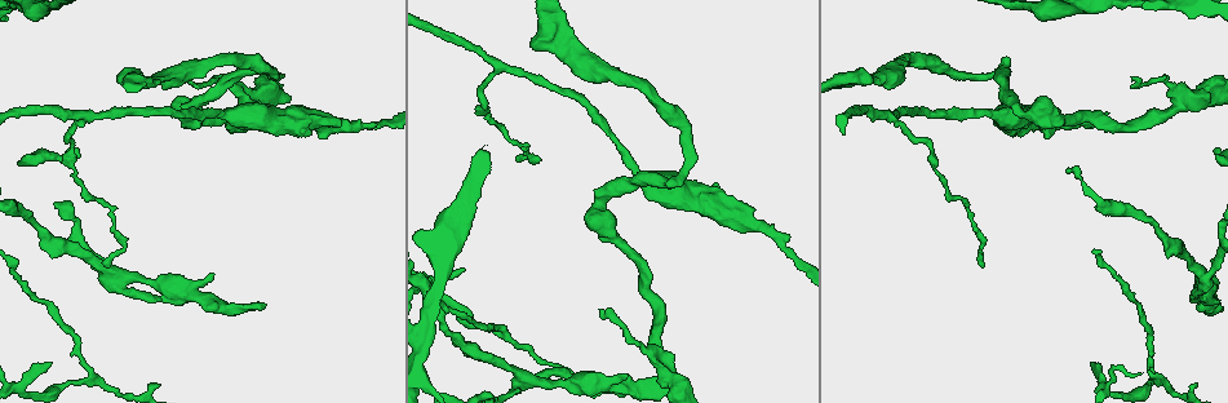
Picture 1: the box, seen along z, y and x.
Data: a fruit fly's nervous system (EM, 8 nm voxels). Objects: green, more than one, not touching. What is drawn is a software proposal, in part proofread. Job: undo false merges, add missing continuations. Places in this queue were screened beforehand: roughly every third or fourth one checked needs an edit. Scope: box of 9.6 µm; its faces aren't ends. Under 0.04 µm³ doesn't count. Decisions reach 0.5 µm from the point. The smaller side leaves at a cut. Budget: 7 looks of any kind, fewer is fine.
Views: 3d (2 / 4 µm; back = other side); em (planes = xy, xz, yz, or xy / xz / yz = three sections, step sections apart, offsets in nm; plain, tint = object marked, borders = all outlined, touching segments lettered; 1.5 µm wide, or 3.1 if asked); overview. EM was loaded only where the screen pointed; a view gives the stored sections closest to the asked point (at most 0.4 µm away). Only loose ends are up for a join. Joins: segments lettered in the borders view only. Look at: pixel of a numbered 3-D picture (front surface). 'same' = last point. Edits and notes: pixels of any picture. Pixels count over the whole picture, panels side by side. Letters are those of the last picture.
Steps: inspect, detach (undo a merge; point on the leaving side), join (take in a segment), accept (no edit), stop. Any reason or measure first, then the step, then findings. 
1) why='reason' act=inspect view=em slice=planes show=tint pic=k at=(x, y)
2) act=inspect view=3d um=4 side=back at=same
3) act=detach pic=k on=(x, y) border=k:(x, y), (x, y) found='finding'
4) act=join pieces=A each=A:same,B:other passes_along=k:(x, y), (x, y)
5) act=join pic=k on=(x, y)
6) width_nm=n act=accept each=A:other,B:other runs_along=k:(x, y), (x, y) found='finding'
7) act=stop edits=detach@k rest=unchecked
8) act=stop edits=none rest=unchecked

why='an open end' act=inspect view=3d um=2 pic=1 at=(462, 268)

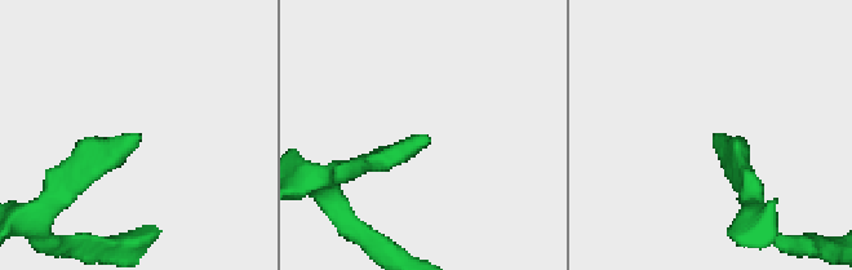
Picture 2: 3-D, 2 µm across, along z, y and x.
why='shape alone is not enough' act=inspect view=em slice=planes show=borders pic=2 at=(423, 137)

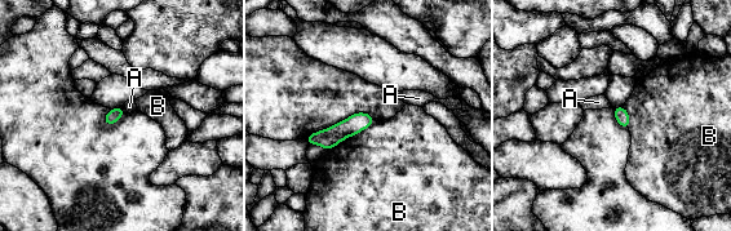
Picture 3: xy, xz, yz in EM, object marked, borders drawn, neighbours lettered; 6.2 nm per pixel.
longest_contact=B:360nm act=accept each=A:other,B:other border=3:(122, 107), (127, 112) found='no lettered segment goes on from it'

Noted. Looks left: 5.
act=inspect view=em slice=planes show=borders pic=1 at=(107, 267)

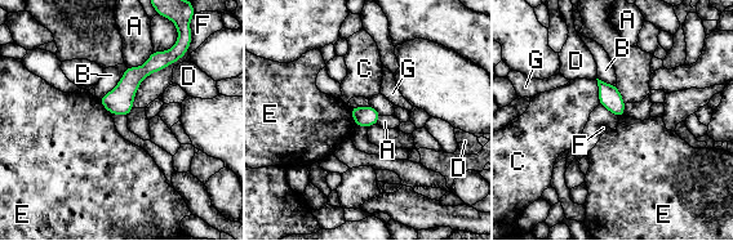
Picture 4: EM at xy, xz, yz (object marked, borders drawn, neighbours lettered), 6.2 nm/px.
width_nm=130 act=accept each=A:other,B:other,C:other,D:other,E:other,F:other,G:other found='none of them fits'

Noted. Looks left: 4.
why='branch stops here' act=inspect view=em slice=planes show=borders pic=1 at=(624, 376)

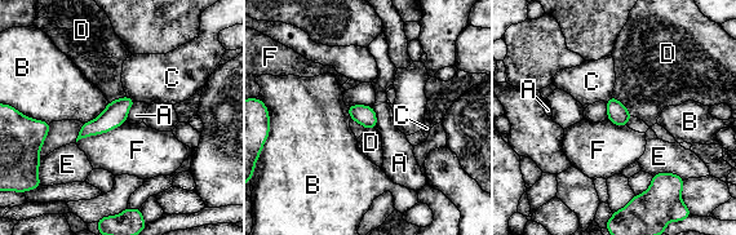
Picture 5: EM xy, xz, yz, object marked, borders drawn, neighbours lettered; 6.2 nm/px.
width_nm=130 act=accept each=A:other,B:other,C:other,D:other,E:other,F:other border=5:(371, 106), (376, 114), (376, 128) found='none of them fits'

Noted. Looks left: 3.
act=stop edits=none rest=unchecked

